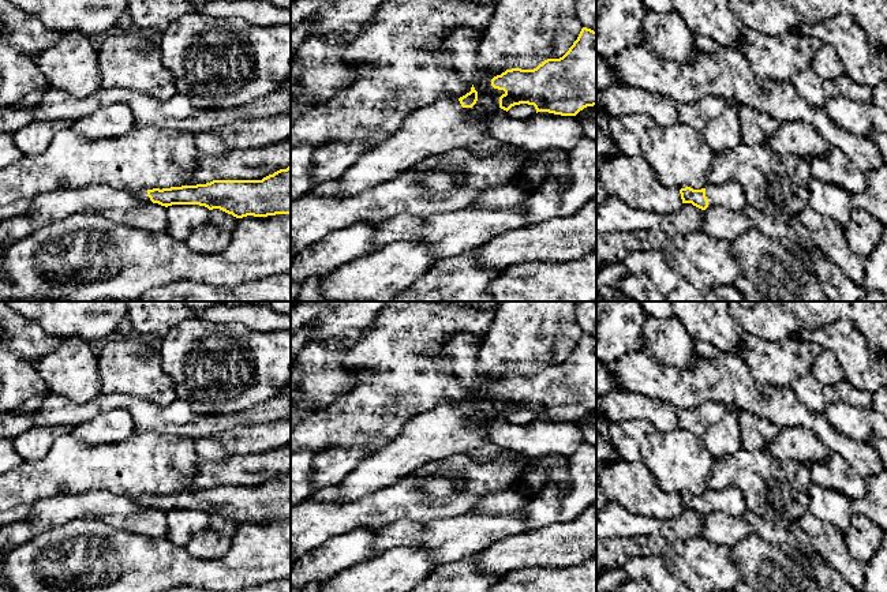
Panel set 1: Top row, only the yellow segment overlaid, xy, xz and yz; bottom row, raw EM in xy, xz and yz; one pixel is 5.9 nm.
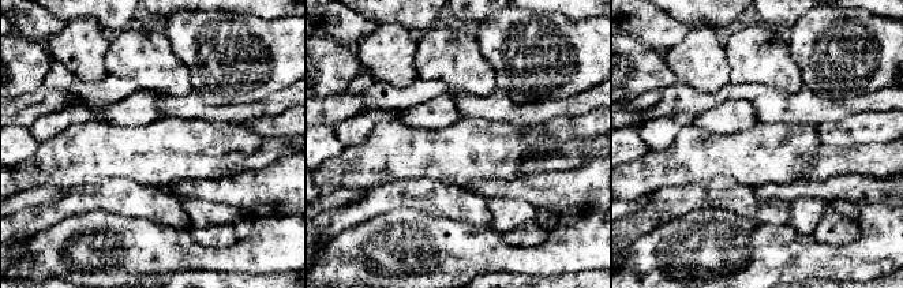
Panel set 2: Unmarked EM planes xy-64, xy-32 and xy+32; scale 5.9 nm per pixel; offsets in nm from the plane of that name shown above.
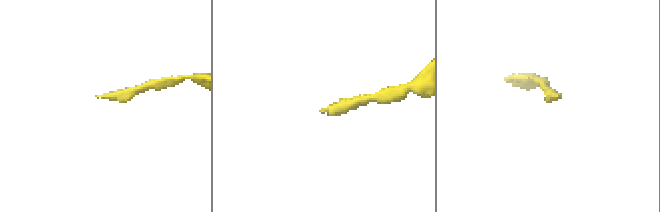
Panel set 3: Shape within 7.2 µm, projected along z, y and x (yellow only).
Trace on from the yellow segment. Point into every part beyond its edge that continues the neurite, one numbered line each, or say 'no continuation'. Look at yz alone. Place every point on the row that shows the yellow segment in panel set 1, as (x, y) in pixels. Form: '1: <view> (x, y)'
1: yz (730, 195)

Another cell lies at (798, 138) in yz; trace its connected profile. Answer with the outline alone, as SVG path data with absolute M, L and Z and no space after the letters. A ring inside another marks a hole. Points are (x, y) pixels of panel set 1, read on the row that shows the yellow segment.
M783 121L764 143L778 154L798 157L819 157L828 154L832 145L819 131L805 121Z

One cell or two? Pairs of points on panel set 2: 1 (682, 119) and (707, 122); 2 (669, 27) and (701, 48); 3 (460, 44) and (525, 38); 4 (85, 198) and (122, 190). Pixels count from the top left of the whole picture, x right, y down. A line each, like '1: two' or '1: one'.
1: two
2: two
3: two
4: one

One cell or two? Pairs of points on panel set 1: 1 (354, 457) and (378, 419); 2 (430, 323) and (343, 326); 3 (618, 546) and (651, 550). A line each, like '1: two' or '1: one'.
1: two
2: two
3: one

